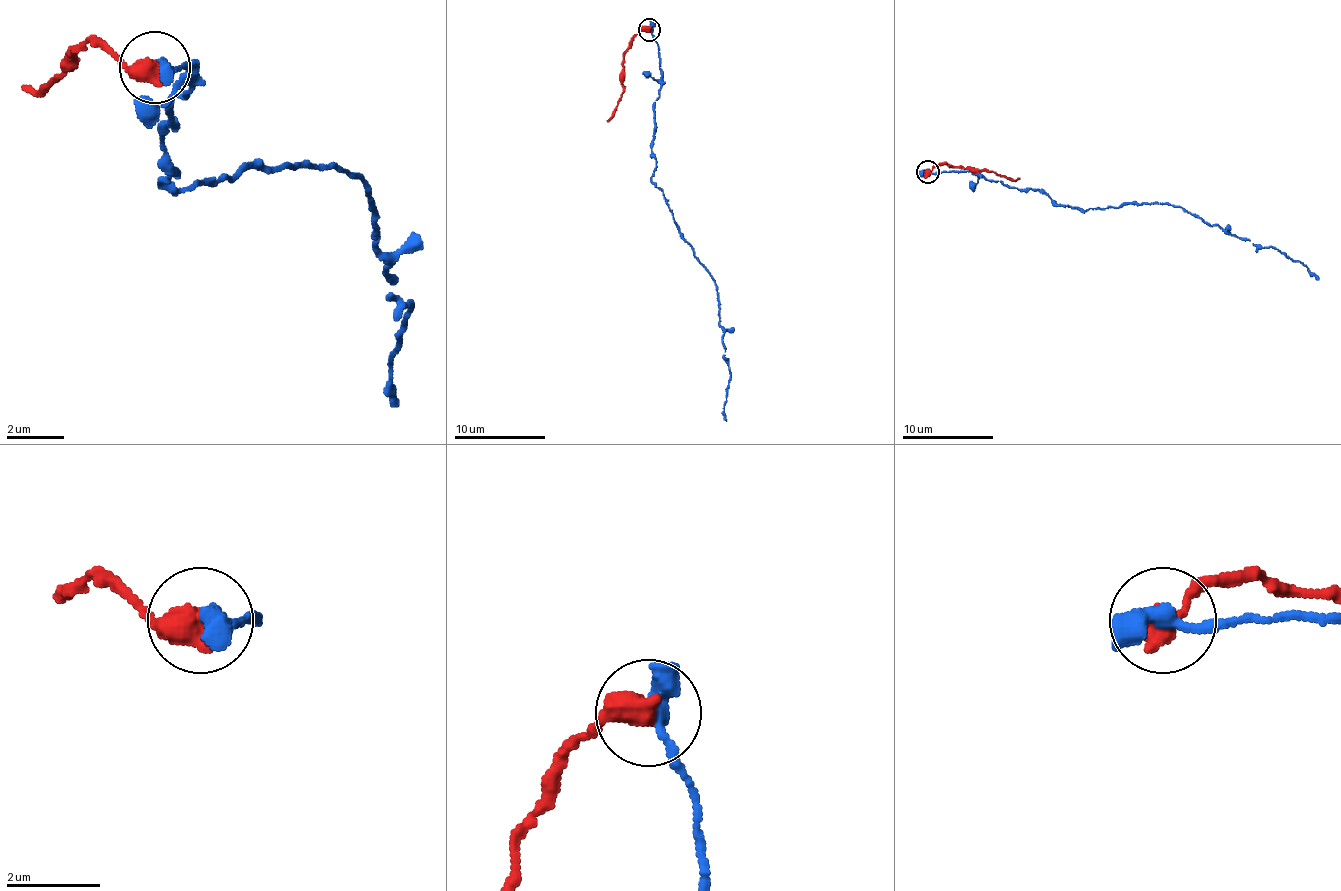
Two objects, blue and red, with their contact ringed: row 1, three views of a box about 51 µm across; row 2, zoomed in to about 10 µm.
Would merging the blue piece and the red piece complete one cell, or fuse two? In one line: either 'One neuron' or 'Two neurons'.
Two neurons

